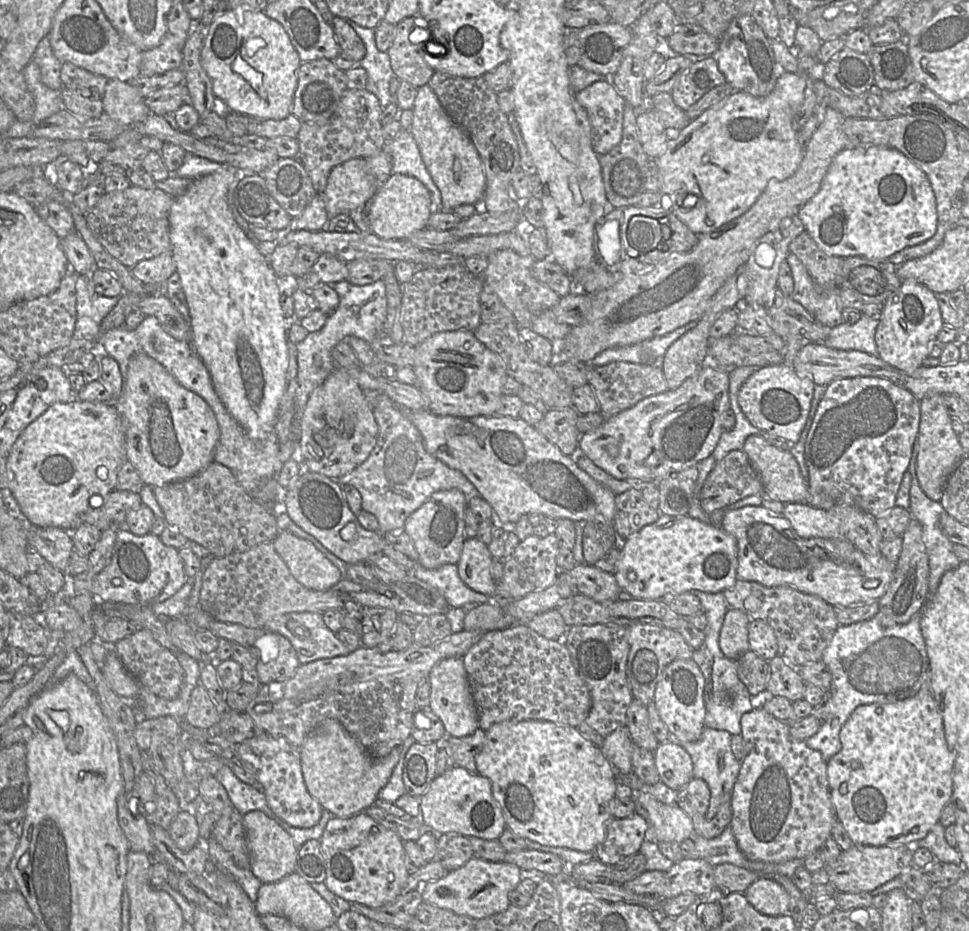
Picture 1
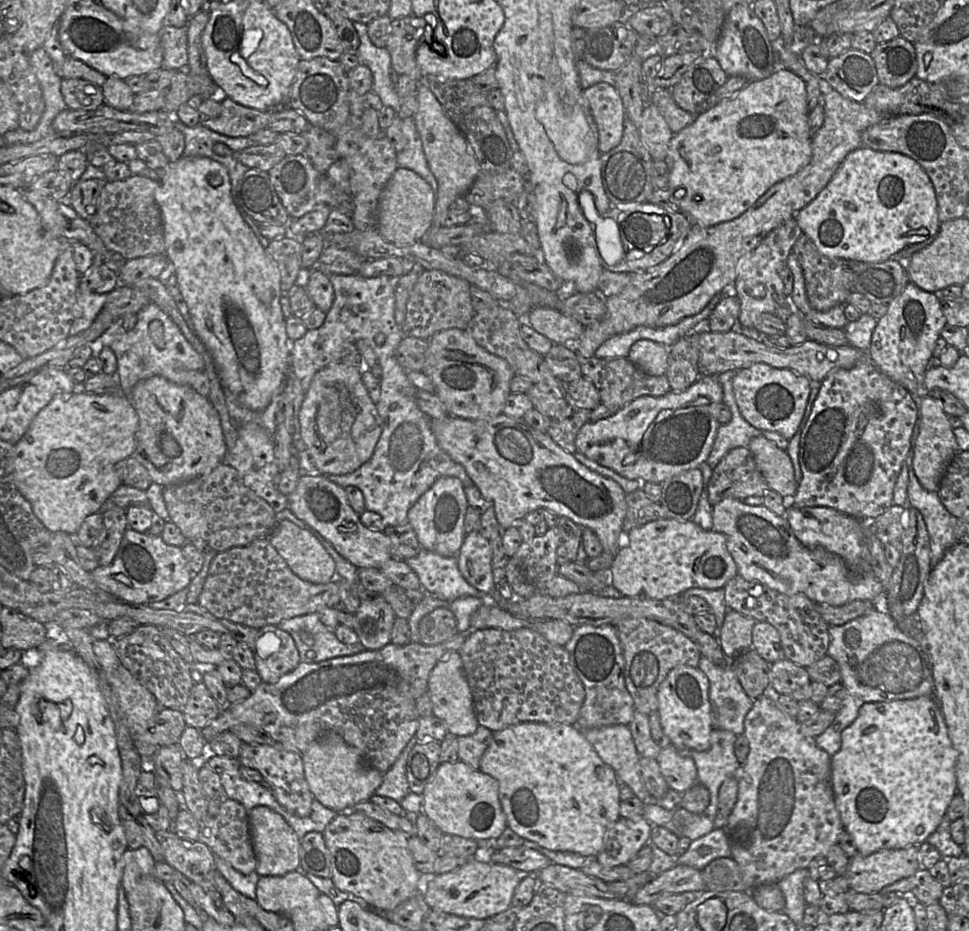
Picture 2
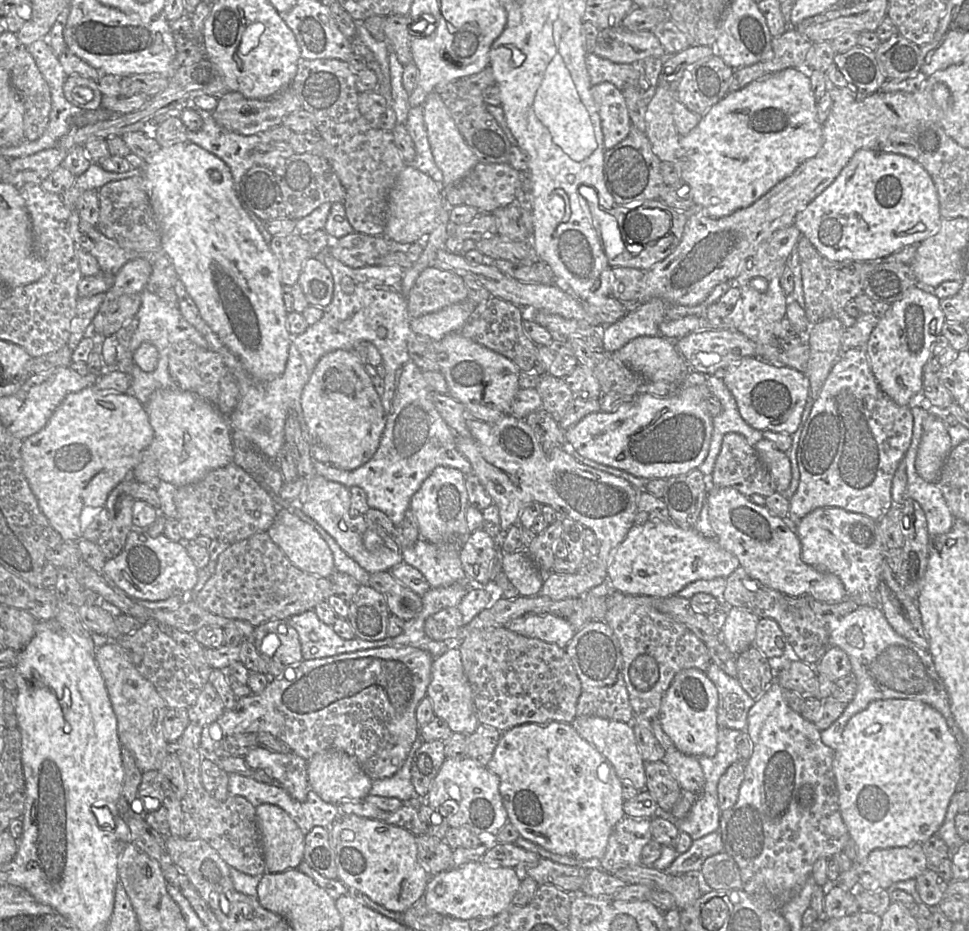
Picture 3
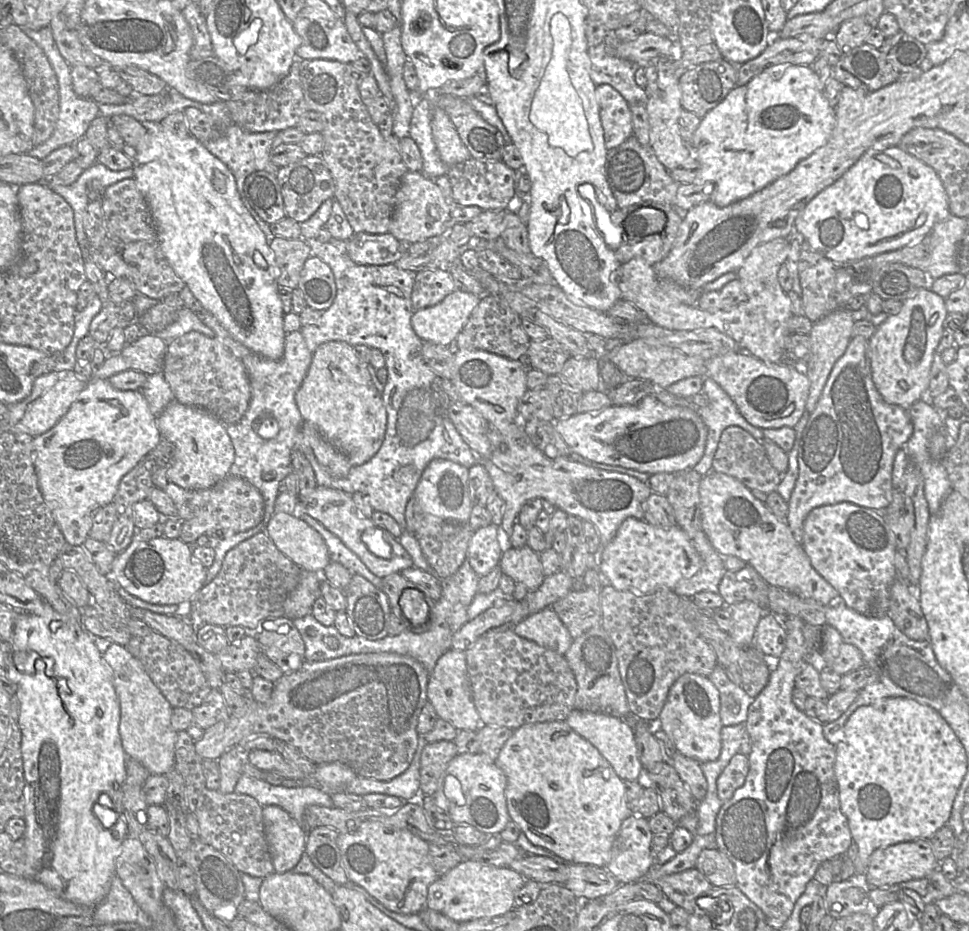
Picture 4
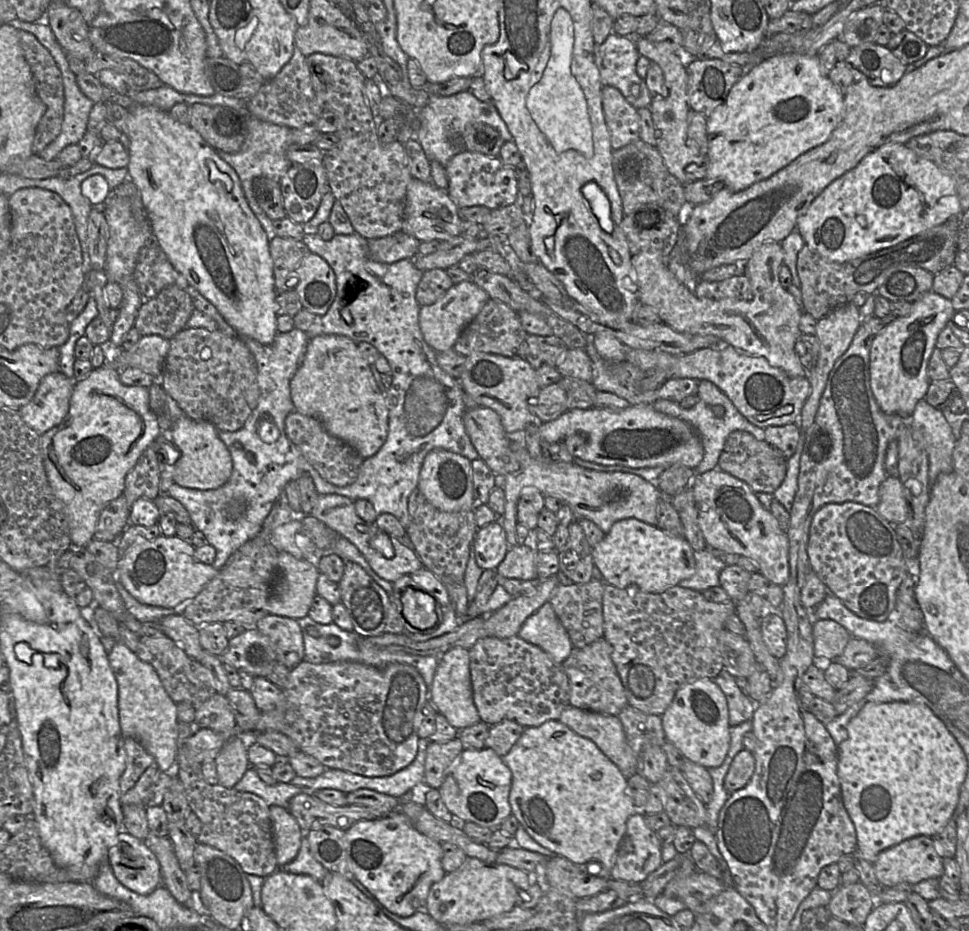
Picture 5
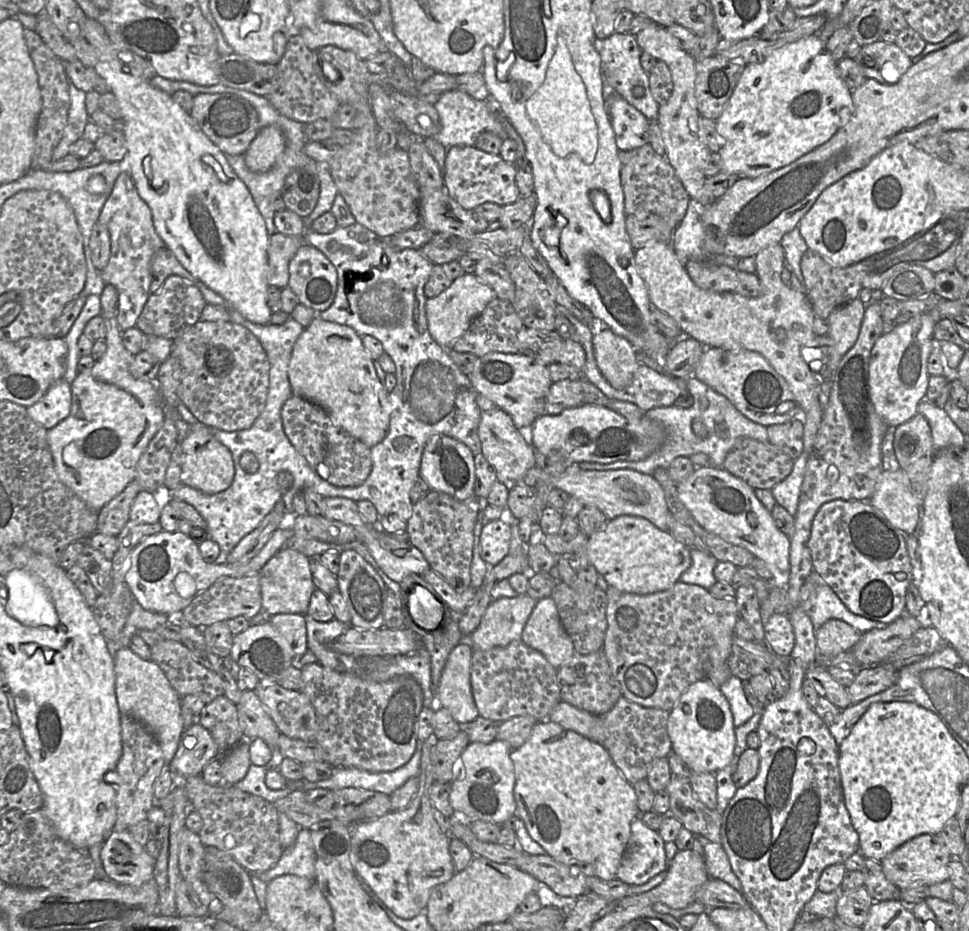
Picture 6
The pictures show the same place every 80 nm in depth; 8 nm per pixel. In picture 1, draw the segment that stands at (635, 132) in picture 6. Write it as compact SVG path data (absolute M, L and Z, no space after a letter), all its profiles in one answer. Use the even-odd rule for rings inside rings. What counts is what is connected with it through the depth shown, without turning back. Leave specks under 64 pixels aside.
M610 80L593 82L575 96L587 112L594 151L598 155L608 153L622 140L626 100Z

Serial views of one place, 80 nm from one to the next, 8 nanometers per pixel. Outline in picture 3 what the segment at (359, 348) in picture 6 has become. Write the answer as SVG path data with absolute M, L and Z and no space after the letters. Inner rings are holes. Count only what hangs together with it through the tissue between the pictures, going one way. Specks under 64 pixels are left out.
M337 349L332 352L329 352L322 356L315 368L312 370L309 380L305 385L301 398L300 398L302 413L304 421L307 425L309 435L310 435L310 455L311 455L311 444L318 444L323 447L329 456L329 463L334 467L341 470L355 470L362 465L366 464L375 454L379 447L380 439L386 425L386 415L382 406L381 397L377 394L371 378L369 377L365 366L354 356L350 351Z

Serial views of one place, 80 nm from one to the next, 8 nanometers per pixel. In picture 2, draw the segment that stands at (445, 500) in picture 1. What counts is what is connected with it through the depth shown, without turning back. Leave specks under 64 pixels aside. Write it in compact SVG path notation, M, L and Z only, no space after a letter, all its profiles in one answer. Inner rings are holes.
M447 476L437 479L408 512L408 522L421 547L444 557L457 556L466 536L464 519L468 506L465 487L459 479Z

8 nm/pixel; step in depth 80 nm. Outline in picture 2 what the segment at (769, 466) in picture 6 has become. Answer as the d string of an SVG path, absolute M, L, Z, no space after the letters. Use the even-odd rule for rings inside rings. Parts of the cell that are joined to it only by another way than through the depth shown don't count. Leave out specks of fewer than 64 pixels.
M746 447L731 449L712 471L708 482L708 501L713 507L726 498L743 501L751 496L763 497L770 490L769 486L759 471L751 451Z

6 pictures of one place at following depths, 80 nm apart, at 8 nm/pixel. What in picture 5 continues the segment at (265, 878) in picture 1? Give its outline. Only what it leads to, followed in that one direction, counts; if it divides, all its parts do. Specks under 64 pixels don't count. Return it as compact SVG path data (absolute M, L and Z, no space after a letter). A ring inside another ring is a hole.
M279 806L269 807L276 859L279 868L293 861L301 847L303 830L290 812Z

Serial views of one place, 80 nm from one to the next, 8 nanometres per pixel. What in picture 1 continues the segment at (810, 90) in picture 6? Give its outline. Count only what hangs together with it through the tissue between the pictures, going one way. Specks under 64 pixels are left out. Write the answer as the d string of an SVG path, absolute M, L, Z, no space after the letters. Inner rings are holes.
M785 72L776 82L773 91L764 97L755 97L744 91L733 91L718 104L703 112L698 118L692 120L680 131L676 139L669 140L665 152L658 158L654 158L659 168L660 193L669 195L672 202L672 213L675 214L694 234L697 236L710 233L722 225L740 217L747 212L759 198L771 180L784 180L792 176L799 168L805 150L798 140L798 131L793 128L793 117L800 110L804 98L805 89L808 85L808 78L805 75Z

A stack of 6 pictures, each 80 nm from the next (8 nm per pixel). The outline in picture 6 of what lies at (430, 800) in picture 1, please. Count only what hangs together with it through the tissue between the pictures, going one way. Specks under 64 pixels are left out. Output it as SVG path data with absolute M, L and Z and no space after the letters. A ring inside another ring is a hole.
M497 739L487 744L480 743L480 742L470 742L467 745L467 747L463 750L460 756L460 762L456 764L457 766L459 766L461 763L460 776L450 783L449 802L454 811L458 811L458 812L465 814L470 820L480 820L484 822L490 822L496 825L503 824L504 822L506 822L507 819L515 815L516 804L514 801L514 794L513 794L513 789L515 785L515 774L514 774L513 762L511 761L509 757L509 753L511 752L511 750L512 748L510 747L508 742L503 741L503 740L497 740Z

